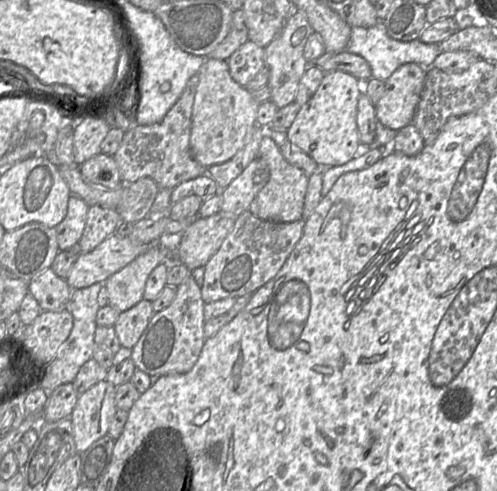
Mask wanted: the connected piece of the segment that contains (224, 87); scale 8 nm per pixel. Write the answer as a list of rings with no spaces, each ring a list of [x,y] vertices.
[[[206,58],[198,72],[198,86],[192,107],[190,135],[192,157],[206,168],[230,160],[244,147],[246,134],[257,126],[258,107],[259,103],[253,94],[233,80],[227,61]]]

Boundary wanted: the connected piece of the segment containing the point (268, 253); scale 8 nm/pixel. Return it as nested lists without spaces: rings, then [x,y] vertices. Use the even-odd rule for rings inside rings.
[[[249,209],[237,216],[231,232],[202,270],[192,271],[201,287],[202,299],[212,303],[224,298],[251,296],[282,268],[302,237],[304,219],[277,223],[256,217]]]

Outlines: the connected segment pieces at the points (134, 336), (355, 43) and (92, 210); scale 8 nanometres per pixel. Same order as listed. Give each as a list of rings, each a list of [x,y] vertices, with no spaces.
[[[145,299],[120,312],[113,328],[123,351],[130,351],[135,346],[154,313],[151,301]]]
[[[381,21],[368,28],[352,27],[346,52],[363,57],[371,67],[372,78],[382,81],[386,81],[396,69],[407,63],[416,63],[423,68],[430,68],[442,53],[438,44],[426,44],[418,39],[402,42],[391,38]]]
[[[89,206],[82,236],[77,243],[82,253],[92,251],[97,245],[114,234],[122,219],[115,208]]]

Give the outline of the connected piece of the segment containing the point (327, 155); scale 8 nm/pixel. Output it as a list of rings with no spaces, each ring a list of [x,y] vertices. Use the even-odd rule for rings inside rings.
[[[327,72],[314,95],[301,106],[287,130],[288,140],[302,149],[323,169],[343,165],[361,151],[357,105],[363,92],[363,84],[346,72]]]

